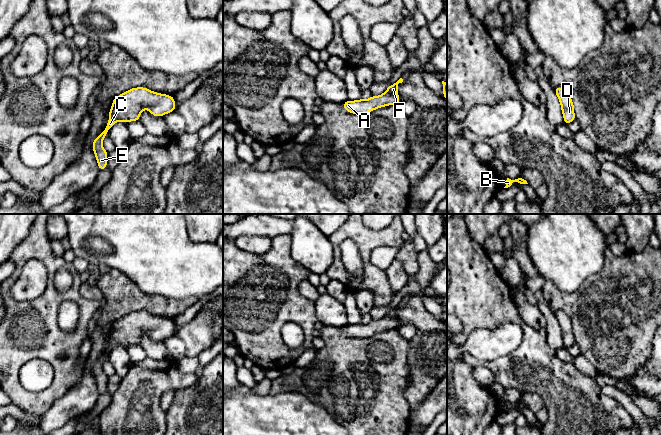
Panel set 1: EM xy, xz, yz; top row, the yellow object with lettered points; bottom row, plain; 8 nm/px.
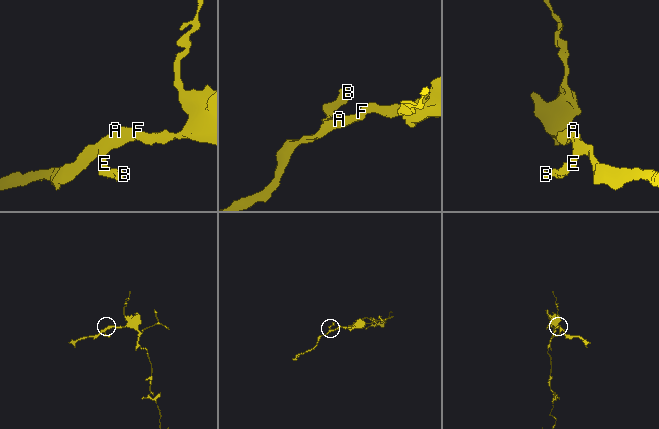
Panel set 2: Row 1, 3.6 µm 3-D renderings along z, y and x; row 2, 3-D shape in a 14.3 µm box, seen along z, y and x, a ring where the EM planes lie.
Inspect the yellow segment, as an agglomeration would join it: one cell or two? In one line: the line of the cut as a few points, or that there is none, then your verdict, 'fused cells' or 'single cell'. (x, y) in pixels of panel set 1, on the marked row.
no cut; single cell

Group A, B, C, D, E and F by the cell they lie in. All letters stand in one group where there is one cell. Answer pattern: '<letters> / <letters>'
A B C D E F

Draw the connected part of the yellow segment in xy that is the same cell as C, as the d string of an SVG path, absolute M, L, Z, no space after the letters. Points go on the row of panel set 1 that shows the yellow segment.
M134 87L113 98L109 110L109 120L104 131L92 142L99 171L107 169L108 152L103 148L103 139L108 135L110 128L117 122L127 124L130 121L140 121L140 114L147 109L154 117L162 117L175 111L174 96L157 93L146 87Z

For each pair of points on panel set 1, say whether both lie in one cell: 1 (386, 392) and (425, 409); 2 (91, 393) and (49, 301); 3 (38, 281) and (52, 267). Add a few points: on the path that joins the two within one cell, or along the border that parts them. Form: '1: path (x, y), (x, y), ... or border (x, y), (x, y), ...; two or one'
1: border (411, 411), (408, 424); two
2: border (85, 361), (81, 378), (67, 391); two
3: border (31, 258), (46, 268), (41, 295); two

